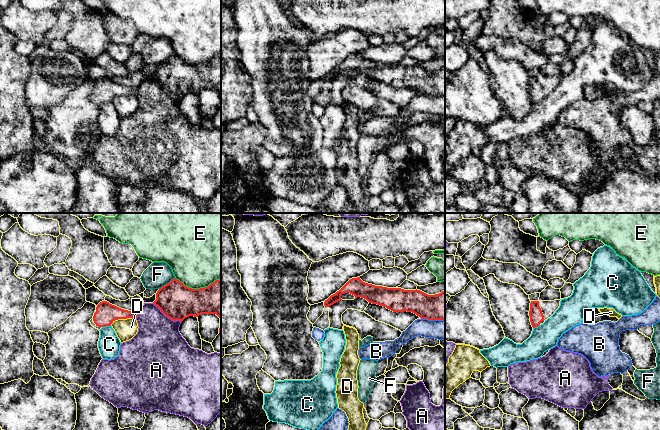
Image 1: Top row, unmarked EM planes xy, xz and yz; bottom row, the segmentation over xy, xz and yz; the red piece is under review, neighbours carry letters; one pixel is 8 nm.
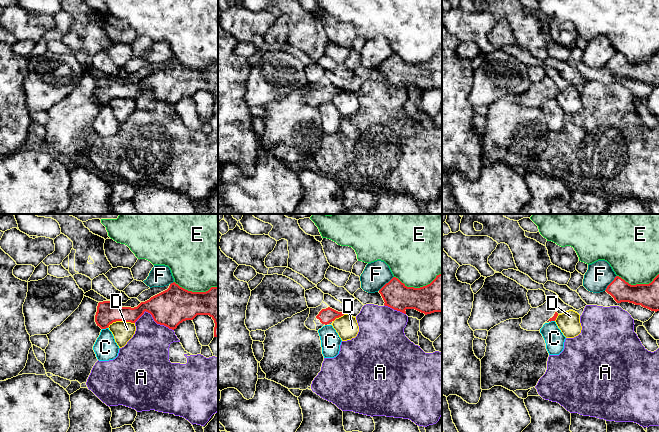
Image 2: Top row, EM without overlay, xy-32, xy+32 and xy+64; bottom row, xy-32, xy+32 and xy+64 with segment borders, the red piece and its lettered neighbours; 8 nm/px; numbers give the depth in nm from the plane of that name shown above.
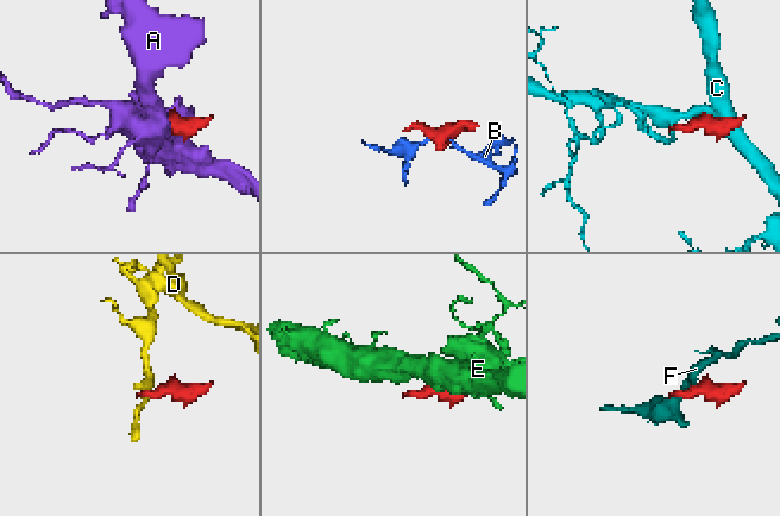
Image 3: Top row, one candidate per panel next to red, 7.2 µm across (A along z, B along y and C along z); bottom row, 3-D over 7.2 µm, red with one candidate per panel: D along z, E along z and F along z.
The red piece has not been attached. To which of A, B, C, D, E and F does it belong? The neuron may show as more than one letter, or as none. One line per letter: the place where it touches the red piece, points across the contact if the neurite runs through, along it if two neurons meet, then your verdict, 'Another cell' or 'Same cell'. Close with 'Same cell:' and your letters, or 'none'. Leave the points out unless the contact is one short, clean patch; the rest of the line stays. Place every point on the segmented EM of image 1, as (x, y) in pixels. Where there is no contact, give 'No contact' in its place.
A: Touches red at xy (166, 315). Another cell
B: Touches red at xz (433, 319). Another cell
C: Touches red at xy (106, 325). Another cell
D: Touches red at xy (122, 318). Boundary: xy (135, 318), (118, 318), (110, 325). Another cell
E: Touches red at xy (198, 289). Another cell
F: Touches red at xy (166, 284). Boundary: xy (174, 277), (158, 288). Another cell
Same cell: none

